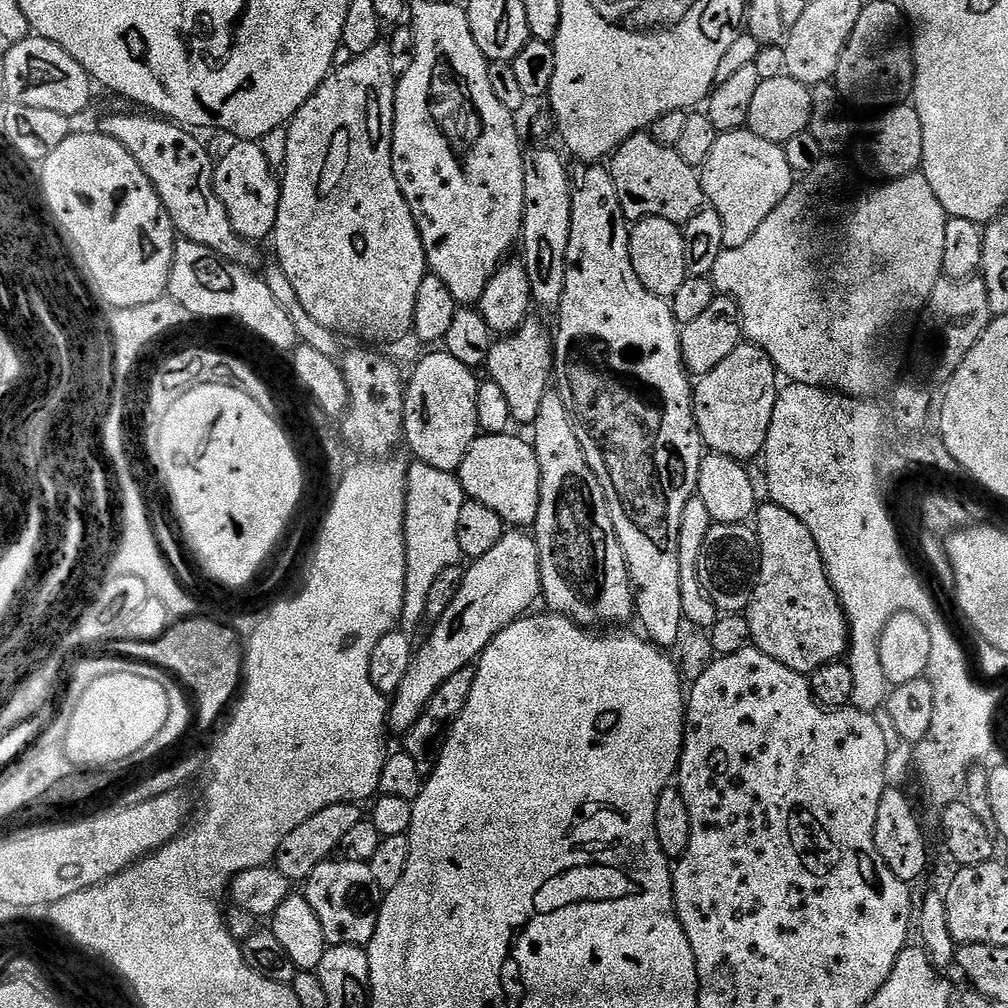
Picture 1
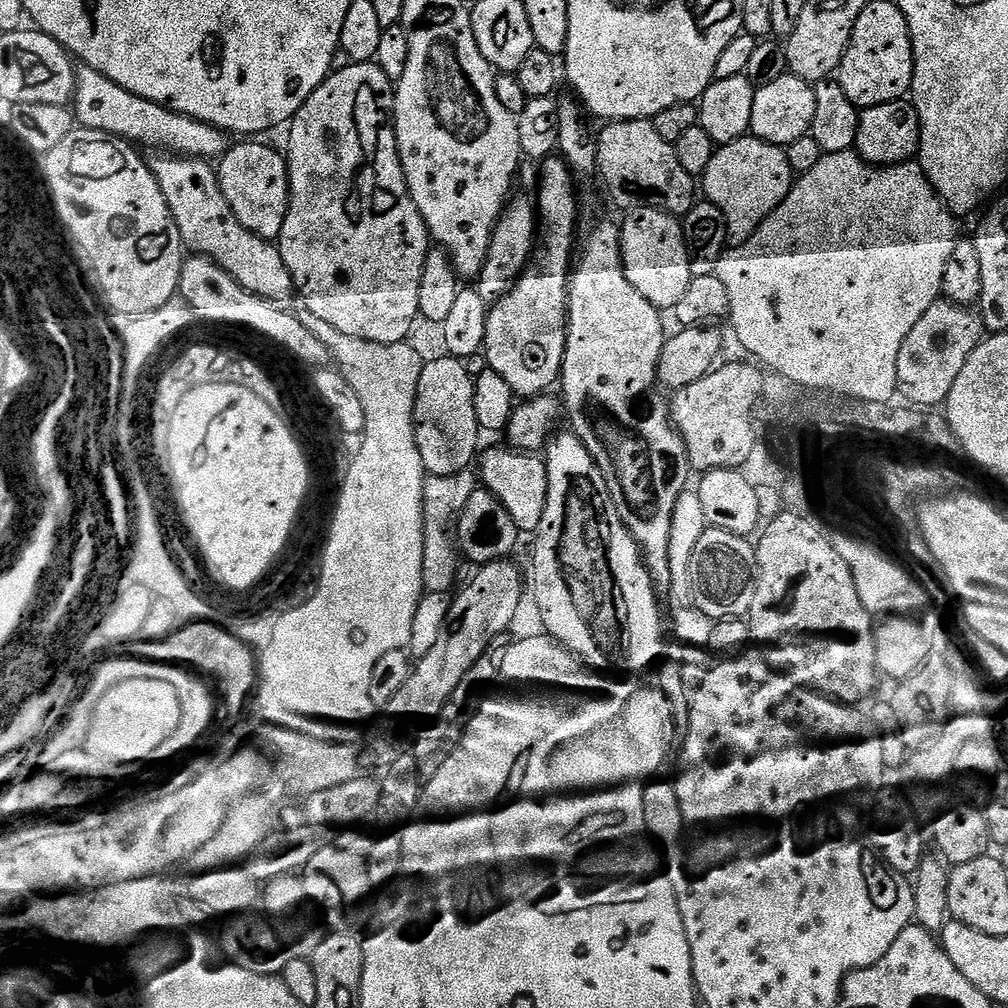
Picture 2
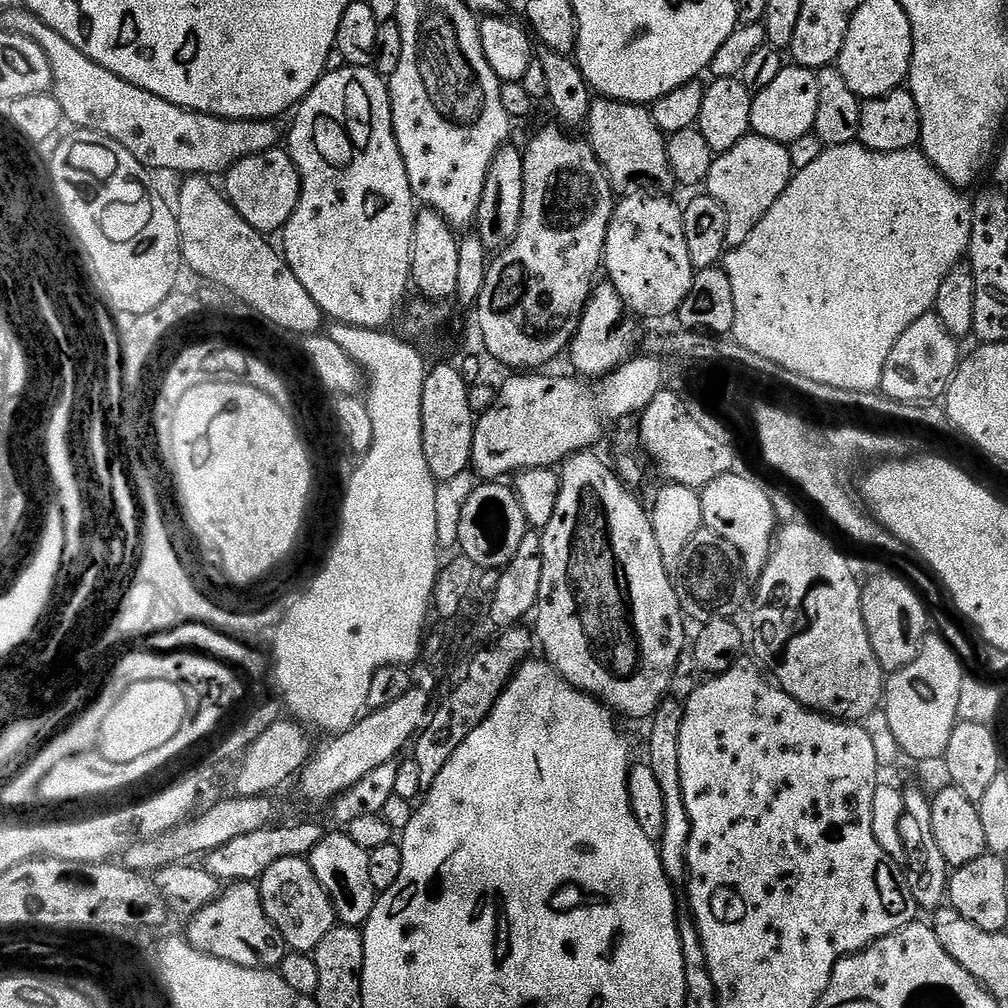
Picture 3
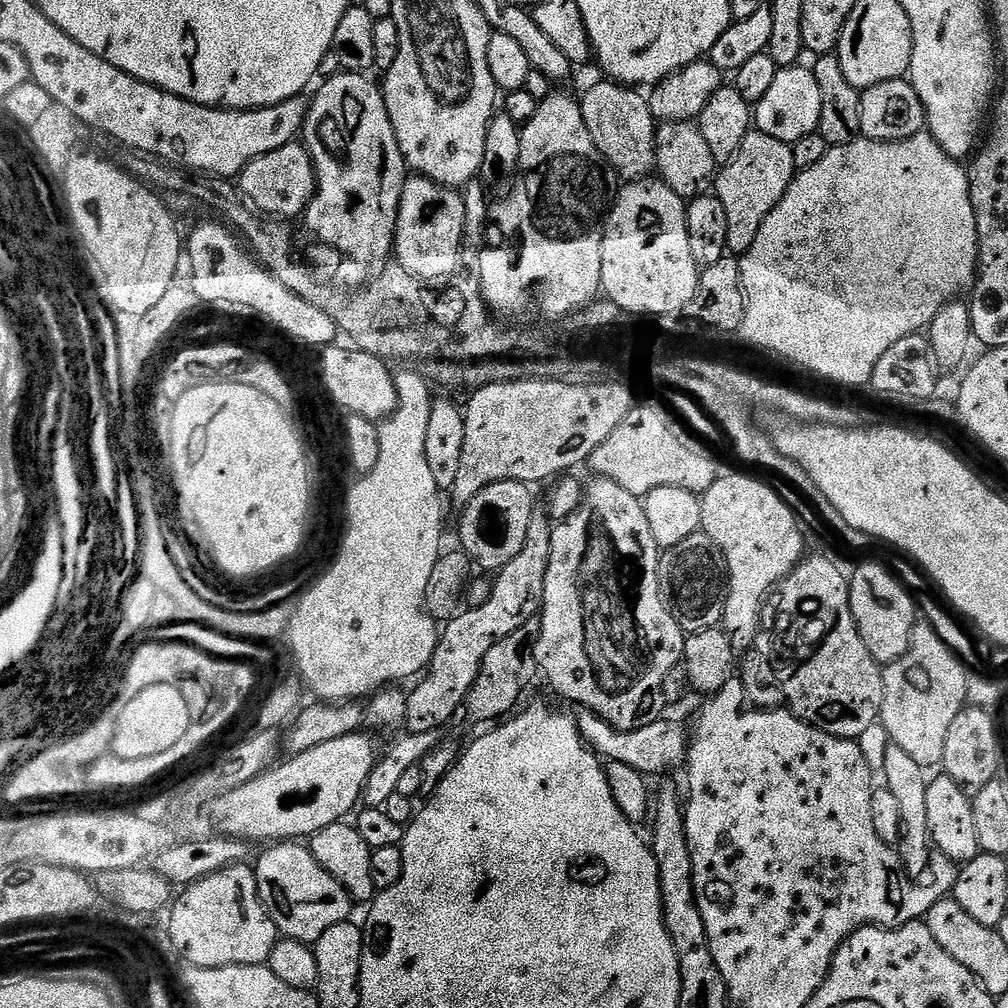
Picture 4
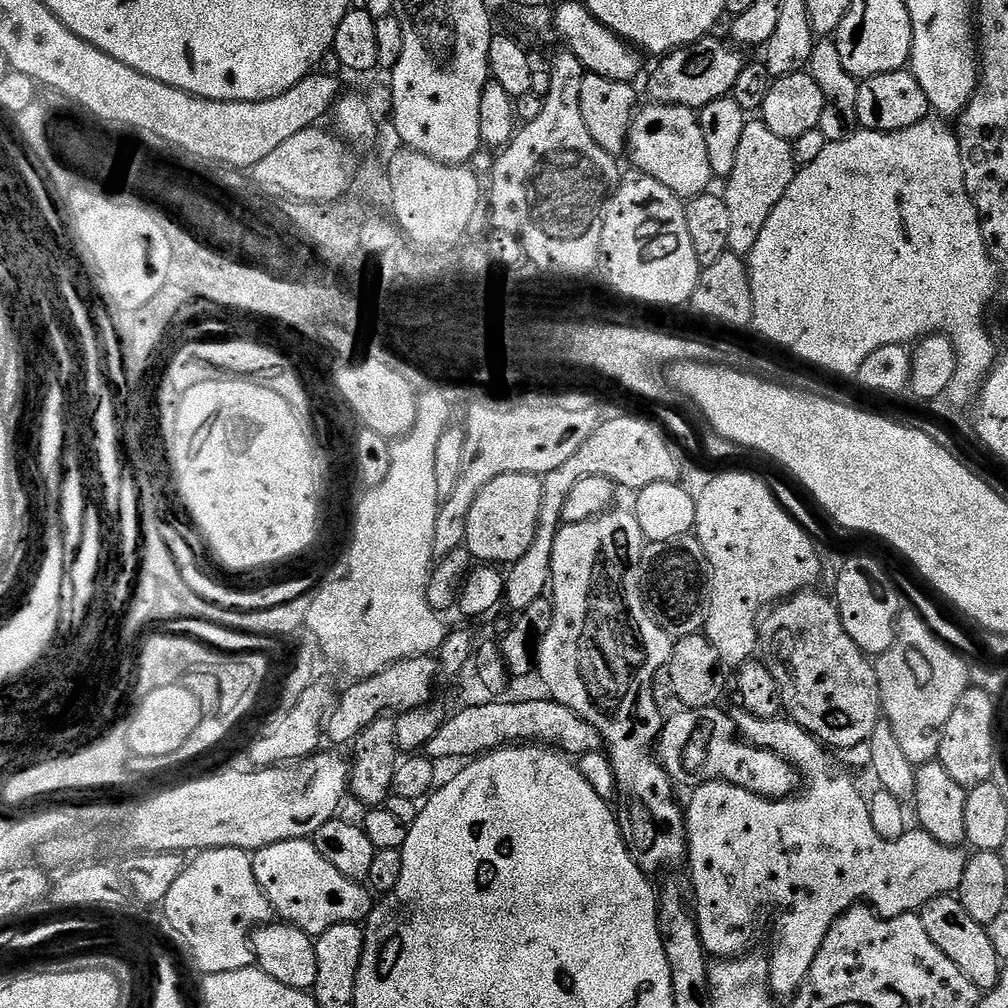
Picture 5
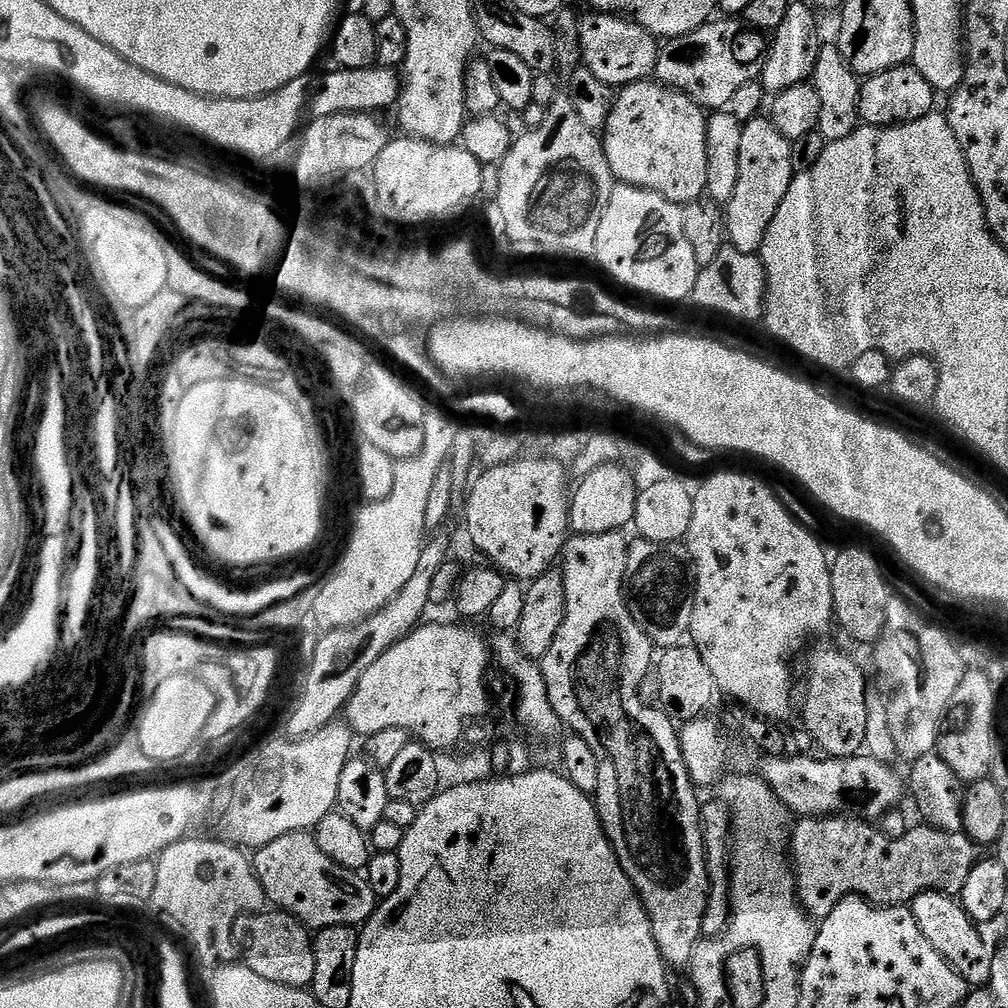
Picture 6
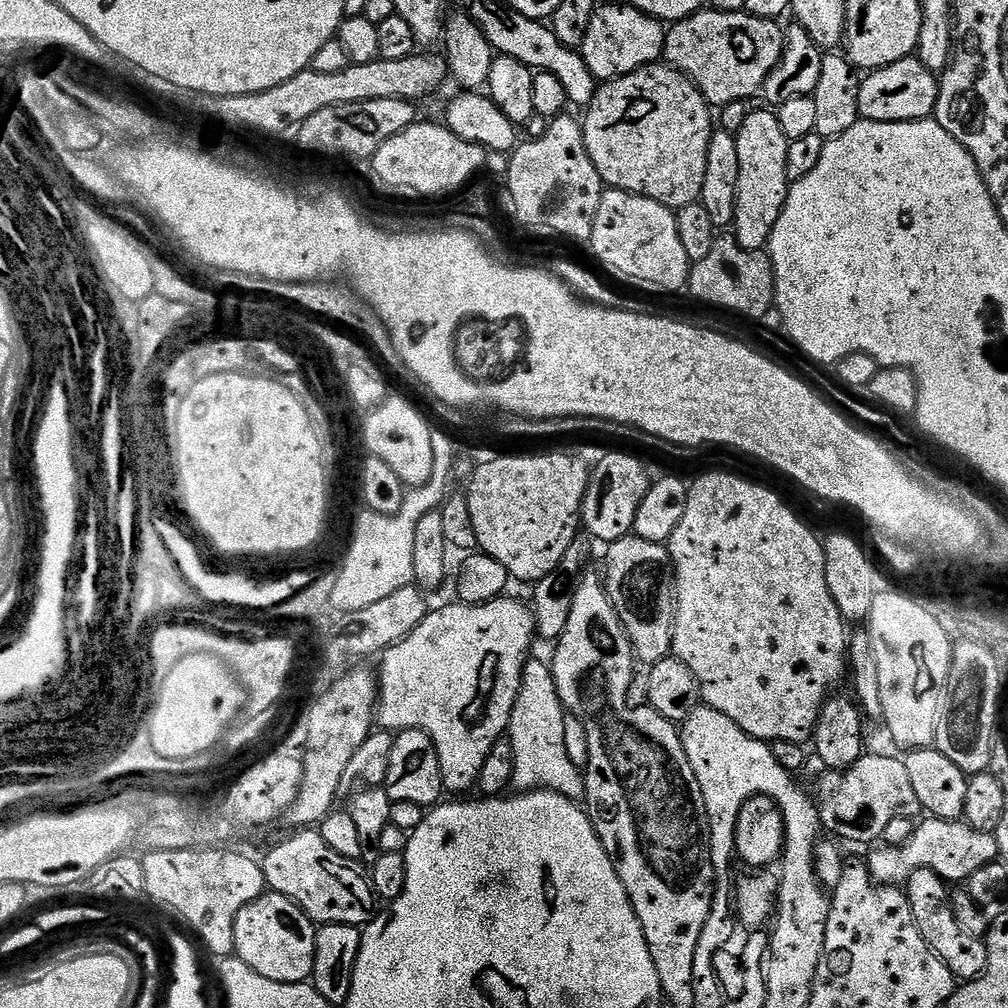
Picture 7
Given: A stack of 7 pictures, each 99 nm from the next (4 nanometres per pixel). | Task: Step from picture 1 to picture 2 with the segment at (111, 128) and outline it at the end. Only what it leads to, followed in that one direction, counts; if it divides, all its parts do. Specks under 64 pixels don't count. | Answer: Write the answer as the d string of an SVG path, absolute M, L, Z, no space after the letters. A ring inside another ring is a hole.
M156 154L150 160L150 167L156 181L160 184L170 206L170 214L180 231L180 238L193 253L213 260L234 282L241 284L256 296L277 302L288 302L294 296L294 285L286 262L282 262L279 247L271 240L264 240L254 234L230 210L230 202L220 189L220 177L217 169L207 160L194 156L175 154Z

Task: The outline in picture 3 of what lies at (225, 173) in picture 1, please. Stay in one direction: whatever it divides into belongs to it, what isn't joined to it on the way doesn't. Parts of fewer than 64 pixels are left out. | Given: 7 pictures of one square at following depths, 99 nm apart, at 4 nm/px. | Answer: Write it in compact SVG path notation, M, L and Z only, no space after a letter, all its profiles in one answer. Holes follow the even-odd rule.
M280 146L242 158L228 169L223 180L223 191L234 210L238 210L238 214L242 214L242 218L250 222L254 230L265 234L279 233L300 201L300 175L291 156Z

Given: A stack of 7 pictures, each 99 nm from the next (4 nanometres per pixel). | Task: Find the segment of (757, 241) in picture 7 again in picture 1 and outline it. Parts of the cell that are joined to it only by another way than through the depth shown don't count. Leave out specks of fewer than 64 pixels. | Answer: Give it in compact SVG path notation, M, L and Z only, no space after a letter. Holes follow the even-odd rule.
M747 130L719 133L699 174L705 201L722 218L725 248L743 246L794 187L794 173L783 147Z

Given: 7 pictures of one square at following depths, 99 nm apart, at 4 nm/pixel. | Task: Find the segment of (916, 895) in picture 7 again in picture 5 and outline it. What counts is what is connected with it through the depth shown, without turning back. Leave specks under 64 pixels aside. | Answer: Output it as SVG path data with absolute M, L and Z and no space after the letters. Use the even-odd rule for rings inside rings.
M955 895L939 896L930 898L918 913L922 926L926 926L926 934L930 934L930 942L966 974L974 982L974 986L979 988L981 993L987 994L992 991L992 987L1000 981L1002 962L996 953L994 942L988 936L988 929L985 925L974 922L970 914L966 914L966 906Z

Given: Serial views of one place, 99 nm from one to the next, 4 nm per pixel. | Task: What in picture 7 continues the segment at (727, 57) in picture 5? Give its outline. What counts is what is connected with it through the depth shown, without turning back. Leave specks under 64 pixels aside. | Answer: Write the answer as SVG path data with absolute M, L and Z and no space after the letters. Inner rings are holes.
M701 10L684 20L675 21L664 34L663 59L671 67L684 73L712 106L723 106L738 101L751 101L751 96L761 91L766 78L778 66L784 49L784 28L776 20L752 16L742 12Z

